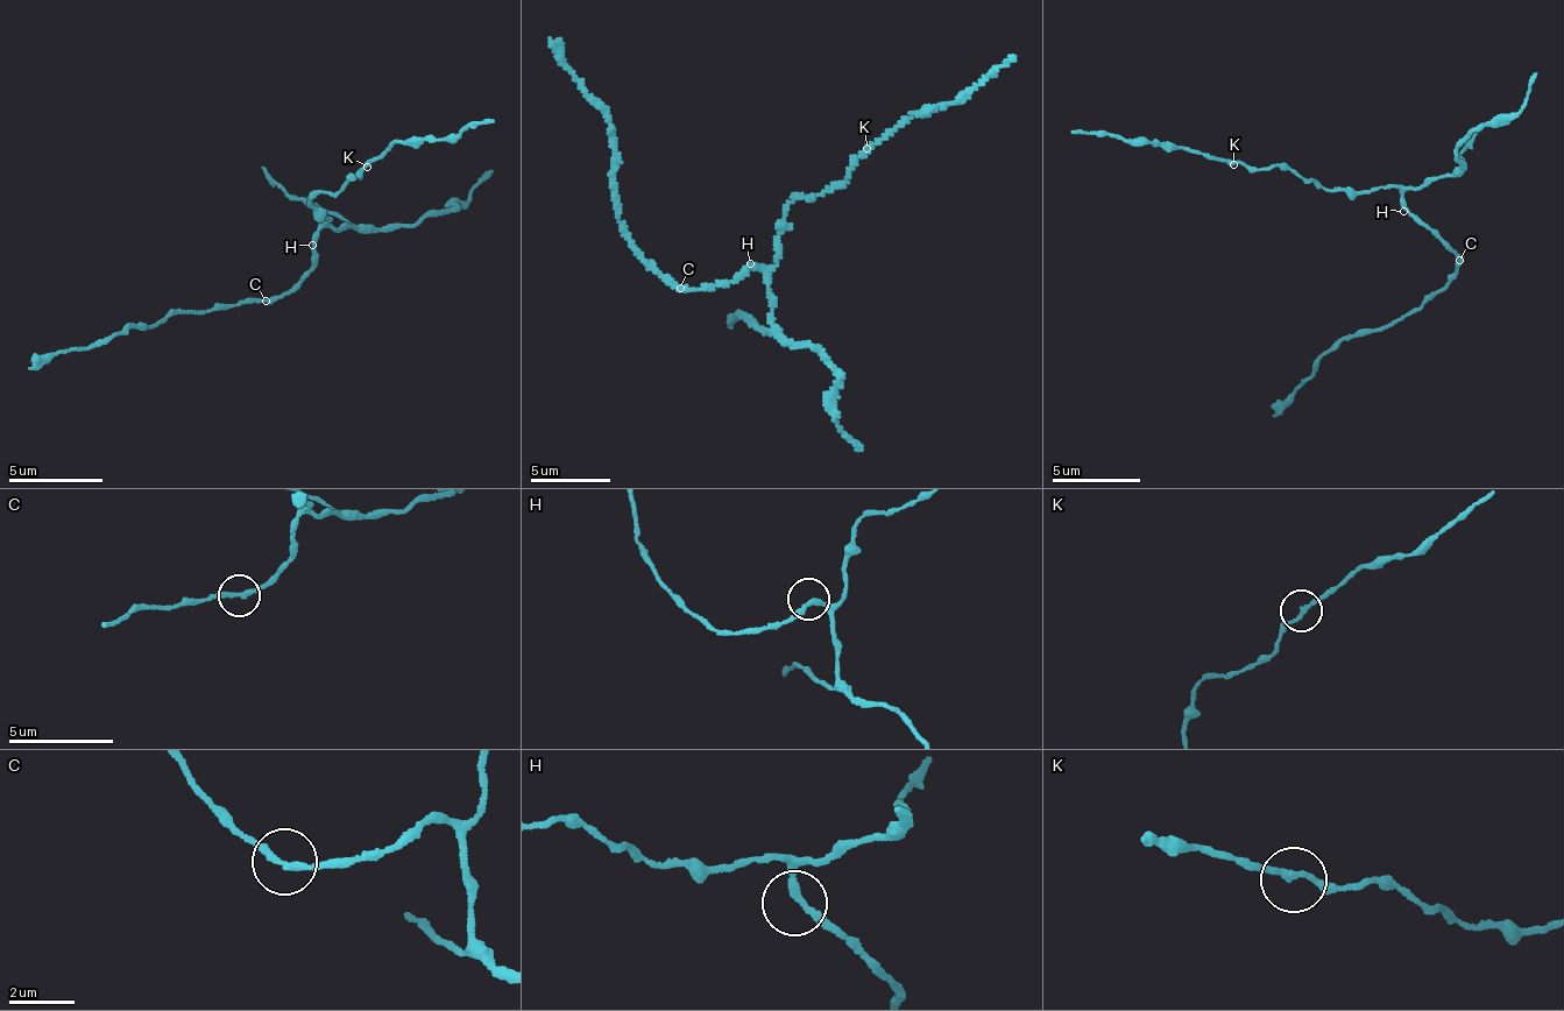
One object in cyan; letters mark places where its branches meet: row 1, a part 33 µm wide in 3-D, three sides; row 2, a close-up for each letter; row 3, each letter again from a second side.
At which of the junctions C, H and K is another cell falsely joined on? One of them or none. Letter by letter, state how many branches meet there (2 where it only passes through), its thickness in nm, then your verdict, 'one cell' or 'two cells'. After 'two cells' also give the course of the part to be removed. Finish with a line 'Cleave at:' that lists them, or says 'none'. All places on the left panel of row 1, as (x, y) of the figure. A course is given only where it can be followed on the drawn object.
C: 2 | 200 nm | one cell
H: 2 | 220 nm | one cell
K: 2 | 200 nm | one cell
Cleave at: none

